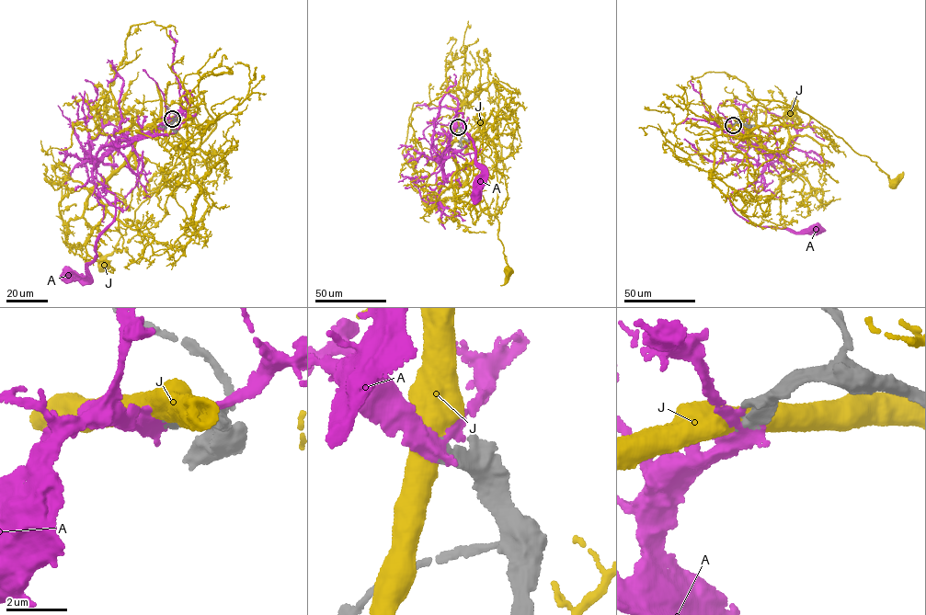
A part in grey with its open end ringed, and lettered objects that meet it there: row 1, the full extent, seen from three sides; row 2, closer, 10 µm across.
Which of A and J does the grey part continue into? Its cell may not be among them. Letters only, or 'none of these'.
A

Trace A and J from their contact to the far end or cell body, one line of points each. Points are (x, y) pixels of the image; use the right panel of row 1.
A: (733, 124), (730, 131), (764, 151), (770, 160), (756, 180), (731, 192), (736, 212), (760, 226), (814, 232)
J: (733, 125), (748, 125), (758, 101), (748, 94), (784, 103), (812, 117), (853, 151), (870, 157), (894, 182)

